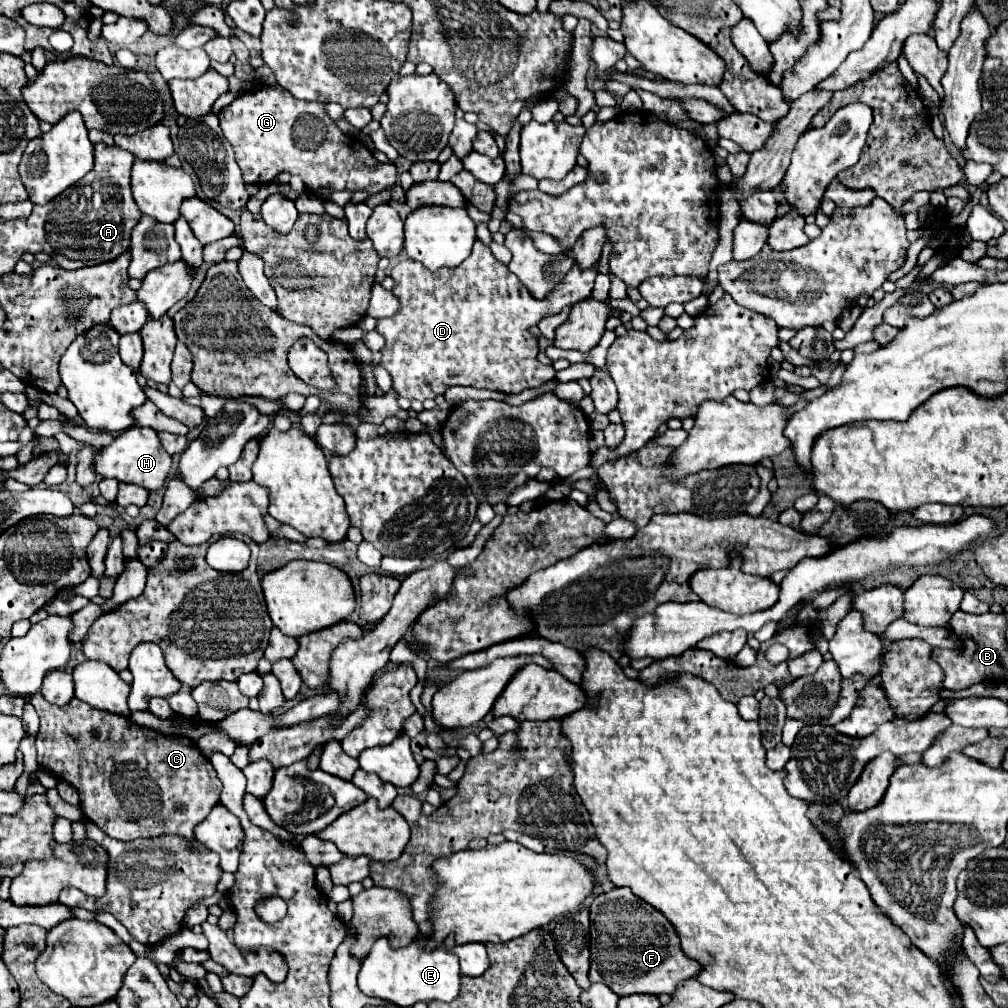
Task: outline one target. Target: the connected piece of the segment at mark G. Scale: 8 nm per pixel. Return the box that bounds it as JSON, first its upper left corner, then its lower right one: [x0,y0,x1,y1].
[218,87,398,195]

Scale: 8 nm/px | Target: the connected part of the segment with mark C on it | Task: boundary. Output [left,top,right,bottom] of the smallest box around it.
[30,693,222,841]

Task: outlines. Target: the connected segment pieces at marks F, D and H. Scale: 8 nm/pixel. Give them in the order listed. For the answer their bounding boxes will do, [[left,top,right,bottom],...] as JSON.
[[590,887,700,997],[376,241,596,401],[94,427,172,491]]

